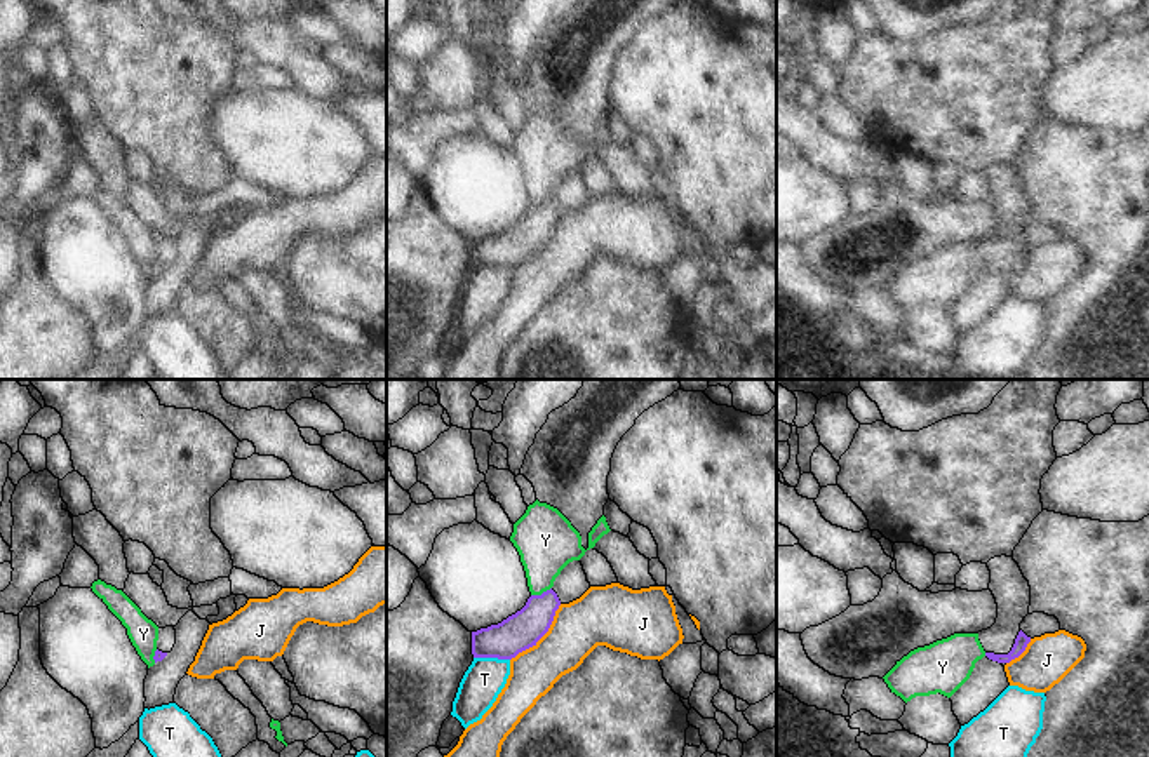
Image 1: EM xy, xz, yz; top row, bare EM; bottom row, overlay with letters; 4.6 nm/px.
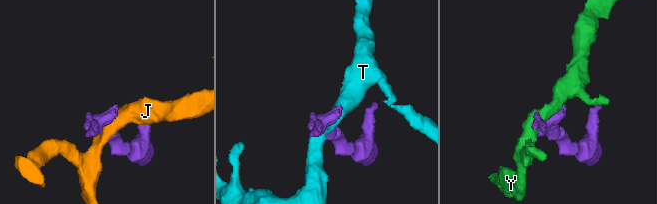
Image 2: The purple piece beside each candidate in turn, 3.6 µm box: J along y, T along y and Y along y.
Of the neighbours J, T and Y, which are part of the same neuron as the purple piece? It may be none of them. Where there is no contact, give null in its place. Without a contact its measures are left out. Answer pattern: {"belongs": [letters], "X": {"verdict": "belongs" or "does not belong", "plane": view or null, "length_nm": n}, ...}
{"belongs": [], "J": {"verdict": "does not belong", "plane": "xz", "length_nm": 360}, "T": {"verdict": "does not belong", "plane": "xz", "length_nm": 170}, "Y": {"verdict": "does not belong", "plane": "xz", "length_nm": 100}}

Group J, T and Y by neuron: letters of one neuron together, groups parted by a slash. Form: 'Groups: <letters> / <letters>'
Groups: J / T / Y.

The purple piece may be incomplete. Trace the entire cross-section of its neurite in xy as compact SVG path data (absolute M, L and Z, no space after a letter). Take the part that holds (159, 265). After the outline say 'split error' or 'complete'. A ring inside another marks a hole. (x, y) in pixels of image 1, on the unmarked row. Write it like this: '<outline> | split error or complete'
M174 237L158 238L158 251L157 251L157 261L155 261L155 273L162 271L174 258L176 254L176 240Z | split error

